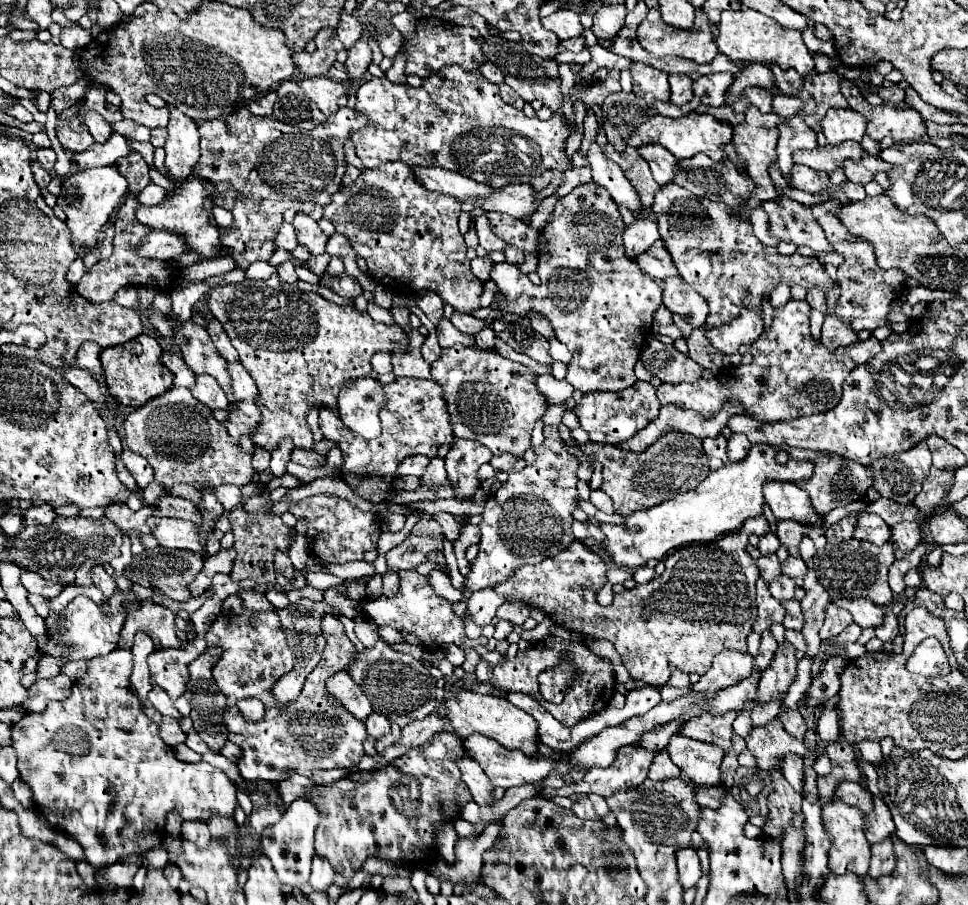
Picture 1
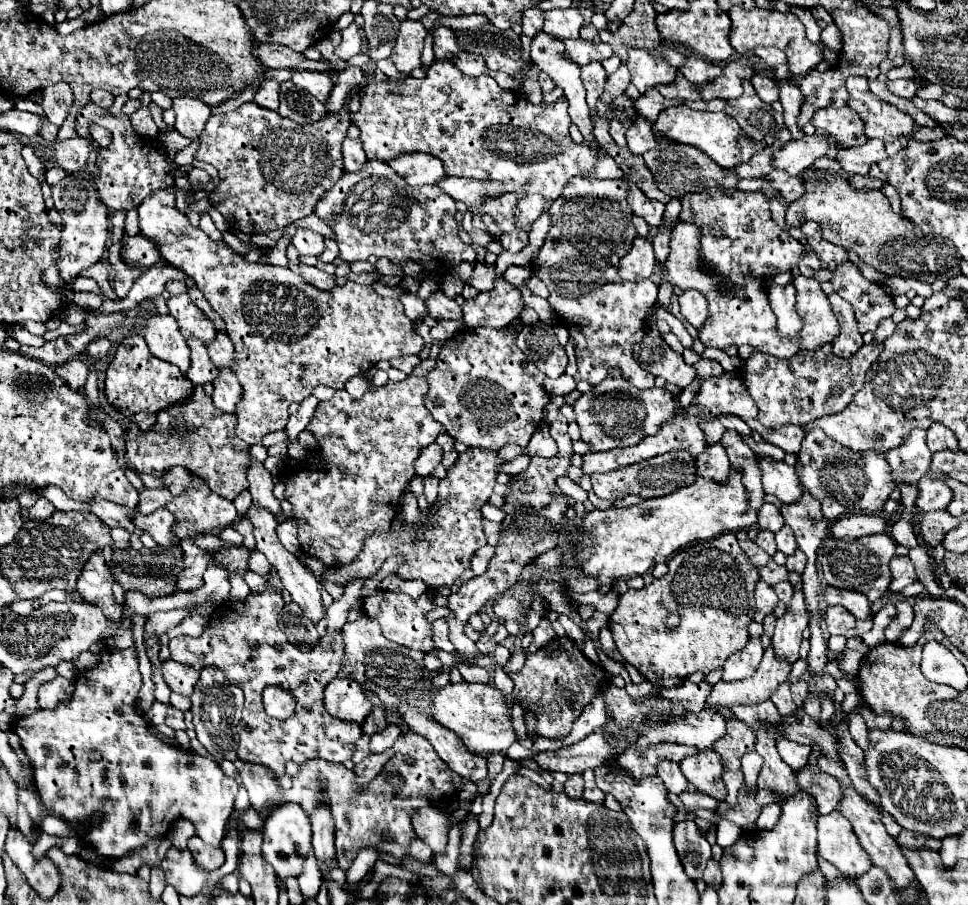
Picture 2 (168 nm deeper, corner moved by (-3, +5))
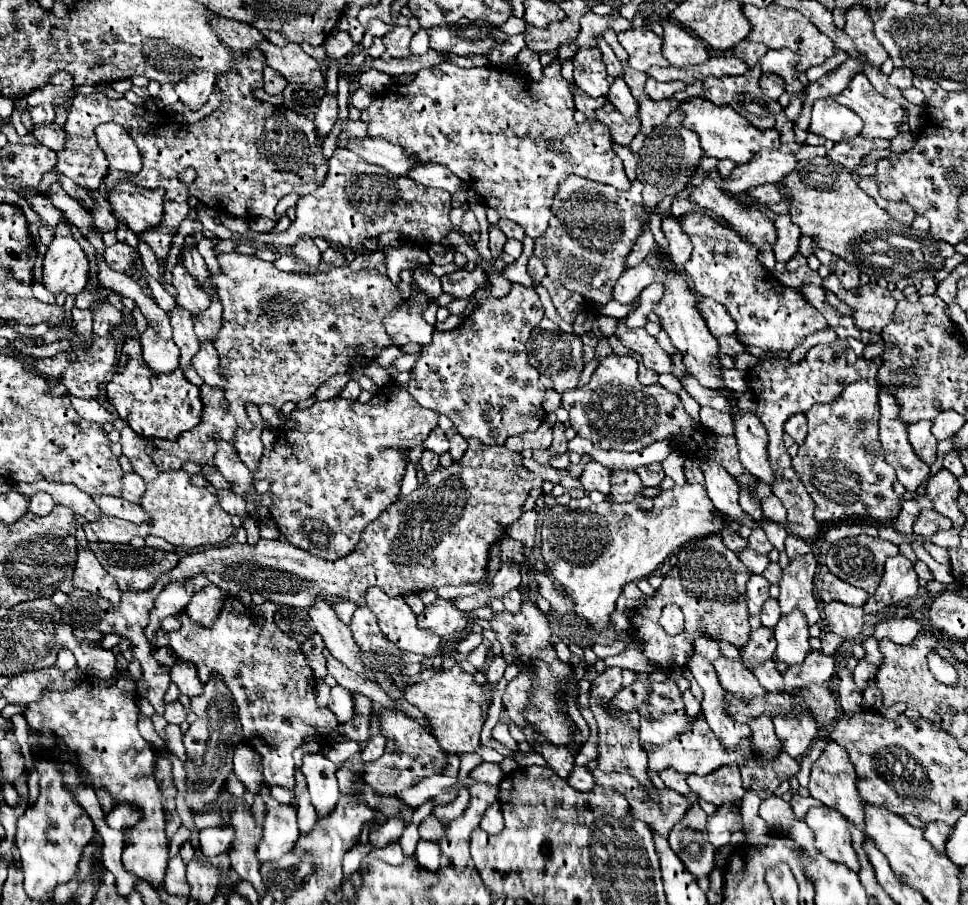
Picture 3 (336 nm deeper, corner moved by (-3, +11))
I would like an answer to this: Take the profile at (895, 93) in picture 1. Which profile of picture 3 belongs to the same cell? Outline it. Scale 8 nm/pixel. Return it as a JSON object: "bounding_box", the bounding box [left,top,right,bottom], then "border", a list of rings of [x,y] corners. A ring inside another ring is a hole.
{"bounding_box":[889,68,913,90],"border":[[[895,68],[891,74],[889,74],[889,84],[899,88],[899,90],[905,90],[905,88],[911,88],[913,84],[913,72],[909,68]]]}

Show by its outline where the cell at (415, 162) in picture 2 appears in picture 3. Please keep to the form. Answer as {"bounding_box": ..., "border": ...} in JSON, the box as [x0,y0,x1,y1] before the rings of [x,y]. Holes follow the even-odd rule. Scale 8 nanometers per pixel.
{"bounding_box":[347,138,421,176],"border":[[[365,138],[361,142],[347,144],[349,150],[357,152],[361,158],[369,160],[371,164],[379,164],[385,170],[389,170],[395,176],[407,176],[409,170],[419,166],[421,162],[415,156],[407,156],[401,146],[393,146],[385,140],[373,140]]]}

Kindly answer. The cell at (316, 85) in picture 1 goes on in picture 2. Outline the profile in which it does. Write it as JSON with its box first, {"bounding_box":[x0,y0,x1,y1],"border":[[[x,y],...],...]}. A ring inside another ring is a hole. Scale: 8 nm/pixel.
{"bounding_box":[291,70,333,102],"border":[[[307,70],[305,72],[293,72],[291,82],[295,86],[311,92],[319,102],[325,102],[331,88],[333,88],[333,82],[325,72],[307,72]]]}

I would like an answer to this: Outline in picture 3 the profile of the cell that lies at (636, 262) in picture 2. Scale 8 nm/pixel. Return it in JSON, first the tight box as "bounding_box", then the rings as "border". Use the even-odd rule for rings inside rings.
{"bounding_box":[613,260,655,304],"border":[[[643,260],[639,266],[625,268],[621,278],[613,286],[613,298],[621,304],[631,304],[639,296],[639,292],[653,280],[655,280],[655,270],[647,260]]]}

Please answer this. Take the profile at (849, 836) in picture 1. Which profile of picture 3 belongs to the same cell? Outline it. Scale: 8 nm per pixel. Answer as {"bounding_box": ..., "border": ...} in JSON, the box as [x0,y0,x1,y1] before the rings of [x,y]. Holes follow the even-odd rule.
{"bounding_box":[807,806,859,872],"border":[[[827,806],[811,808],[807,812],[807,818],[817,818],[809,822],[811,830],[815,832],[817,850],[829,860],[845,864],[847,868],[853,868],[853,872],[859,872],[859,858],[851,842],[847,818]]]}

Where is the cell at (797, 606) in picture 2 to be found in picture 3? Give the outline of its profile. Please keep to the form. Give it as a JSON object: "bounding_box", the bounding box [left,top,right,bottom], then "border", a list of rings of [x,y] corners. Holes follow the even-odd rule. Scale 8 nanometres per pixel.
{"bounding_box":[779,554,819,624],"border":[[[809,554],[809,556],[797,556],[783,570],[783,576],[779,582],[781,616],[791,614],[793,610],[801,610],[807,618],[807,624],[815,624],[819,620],[817,602],[813,598],[815,568],[817,568],[817,562],[815,562],[813,554]]]}

